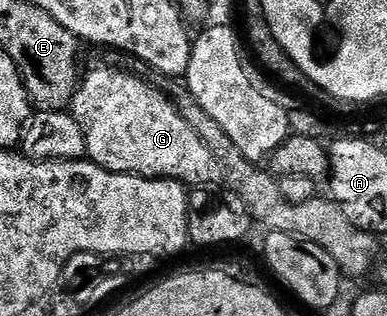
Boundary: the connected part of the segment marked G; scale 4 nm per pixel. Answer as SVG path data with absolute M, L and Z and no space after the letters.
M95 65L88 73L86 70L82 74L79 89L75 92L75 97L71 101L69 112L72 117L77 119L81 131L85 135L87 157L94 161L96 165L100 165L102 169L108 169L114 173L131 173L134 177L151 177L154 181L179 181L188 187L203 187L199 185L211 185L214 181L222 182L224 180L223 168L219 160L213 155L213 151L209 151L209 147L205 147L205 143L199 138L197 131L193 131L193 127L176 109L174 100L160 86L159 89L155 85L150 85L147 81L142 81L139 77L134 77L131 73L126 73L123 69L118 69L115 65Z

